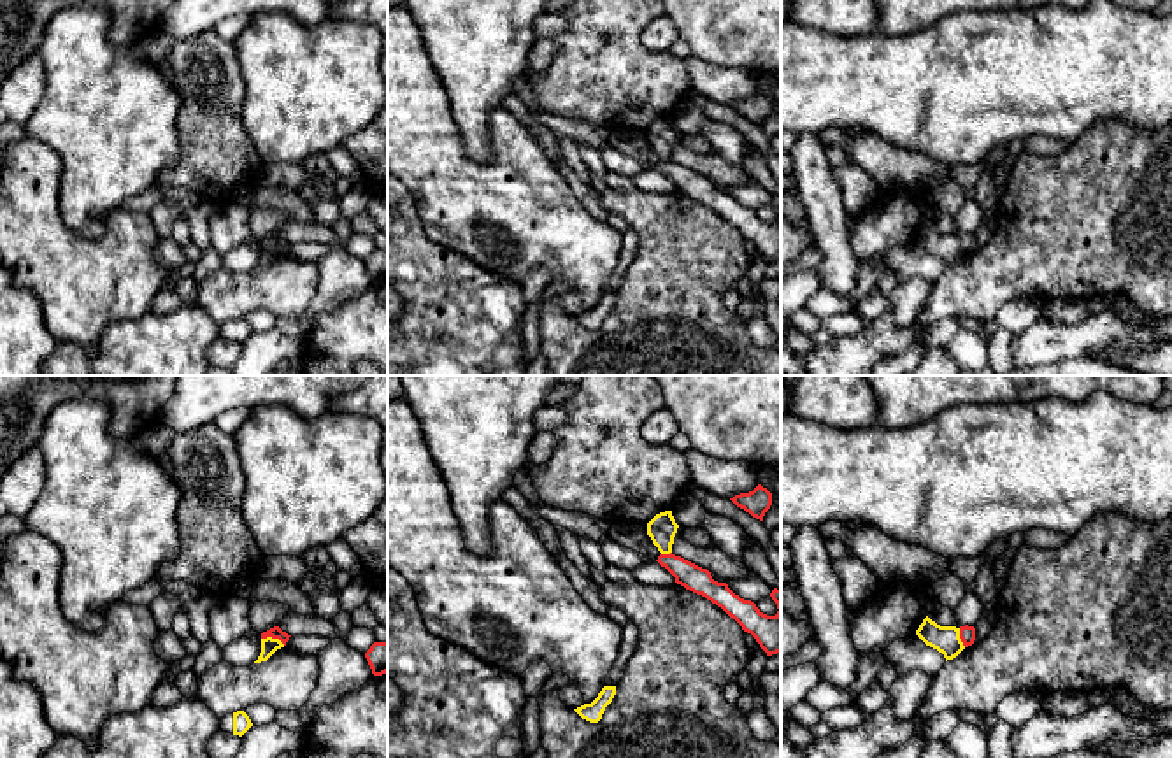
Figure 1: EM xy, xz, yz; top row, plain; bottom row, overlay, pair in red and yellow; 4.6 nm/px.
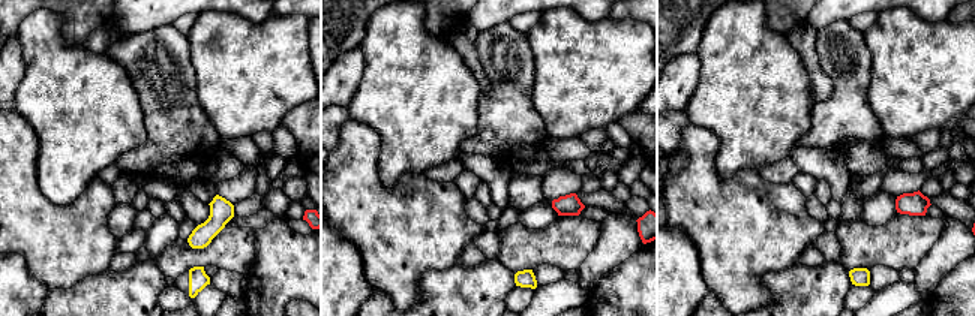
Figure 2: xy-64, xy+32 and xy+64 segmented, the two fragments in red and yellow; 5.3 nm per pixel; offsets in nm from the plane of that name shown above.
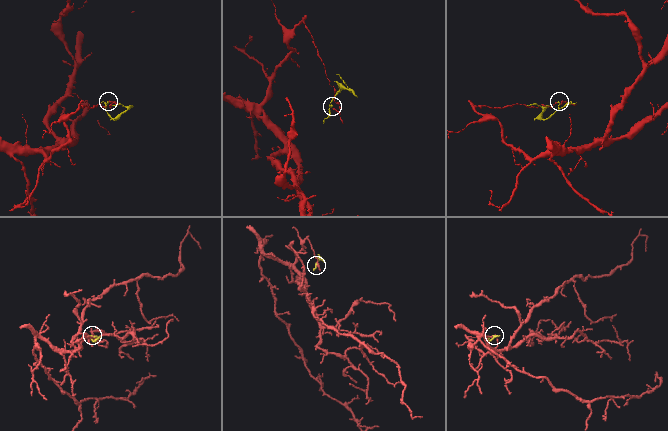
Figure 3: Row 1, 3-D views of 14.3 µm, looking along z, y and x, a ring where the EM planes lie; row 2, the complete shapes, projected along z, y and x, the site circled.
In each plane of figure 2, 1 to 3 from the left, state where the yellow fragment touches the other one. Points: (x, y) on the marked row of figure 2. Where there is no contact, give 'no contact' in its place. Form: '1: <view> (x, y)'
1: no contact
2: no contact
3: no contact

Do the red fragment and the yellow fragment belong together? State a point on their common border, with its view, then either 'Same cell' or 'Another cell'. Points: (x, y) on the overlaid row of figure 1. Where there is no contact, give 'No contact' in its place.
Touches red at xy (274, 637). Another cell

